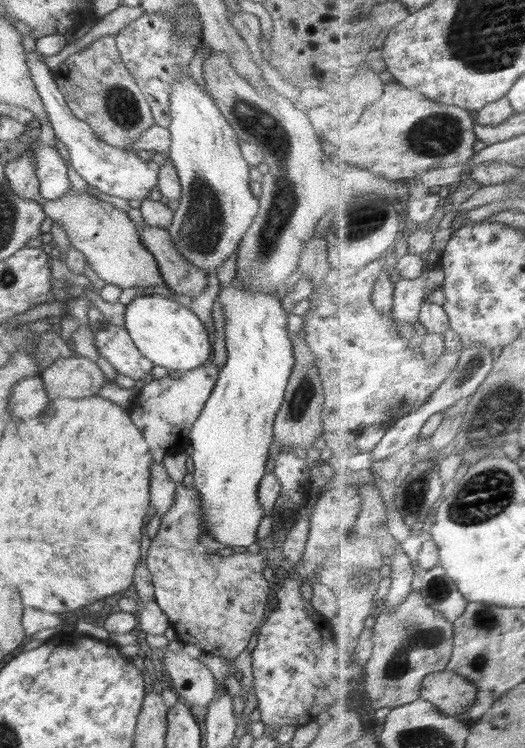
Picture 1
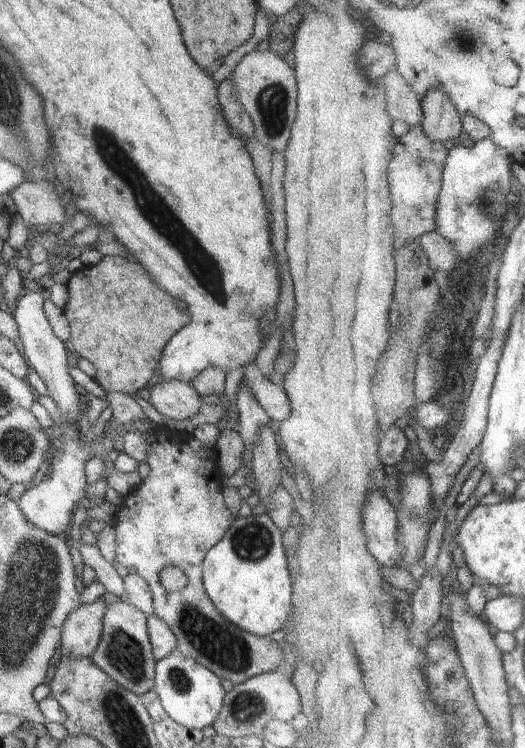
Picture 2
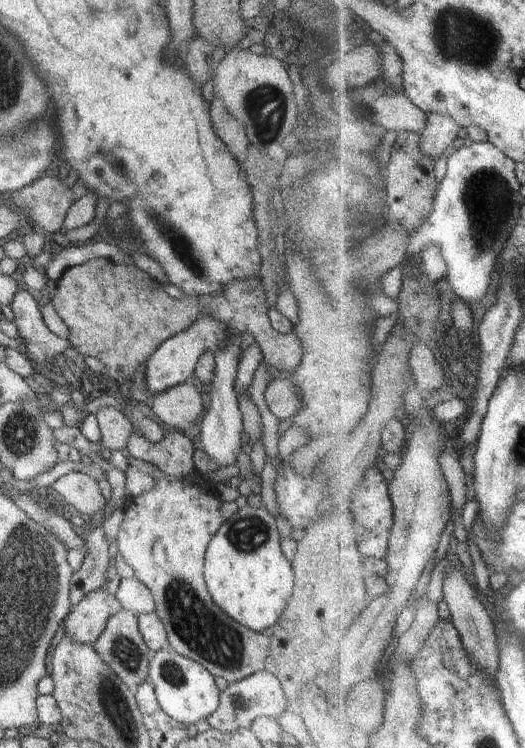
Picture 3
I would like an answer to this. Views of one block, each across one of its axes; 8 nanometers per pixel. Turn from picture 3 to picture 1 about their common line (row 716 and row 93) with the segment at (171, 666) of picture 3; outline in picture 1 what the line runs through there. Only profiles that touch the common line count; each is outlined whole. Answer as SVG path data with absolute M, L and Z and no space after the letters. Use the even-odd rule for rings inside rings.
M181 72L171 82L170 102L172 120L168 128L171 134L168 156L177 170L181 191L180 204L167 231L174 248L188 262L208 274L216 272L239 248L240 241L258 214L259 200L250 190L250 166L243 159L240 140L205 87L194 83L188 72Z

